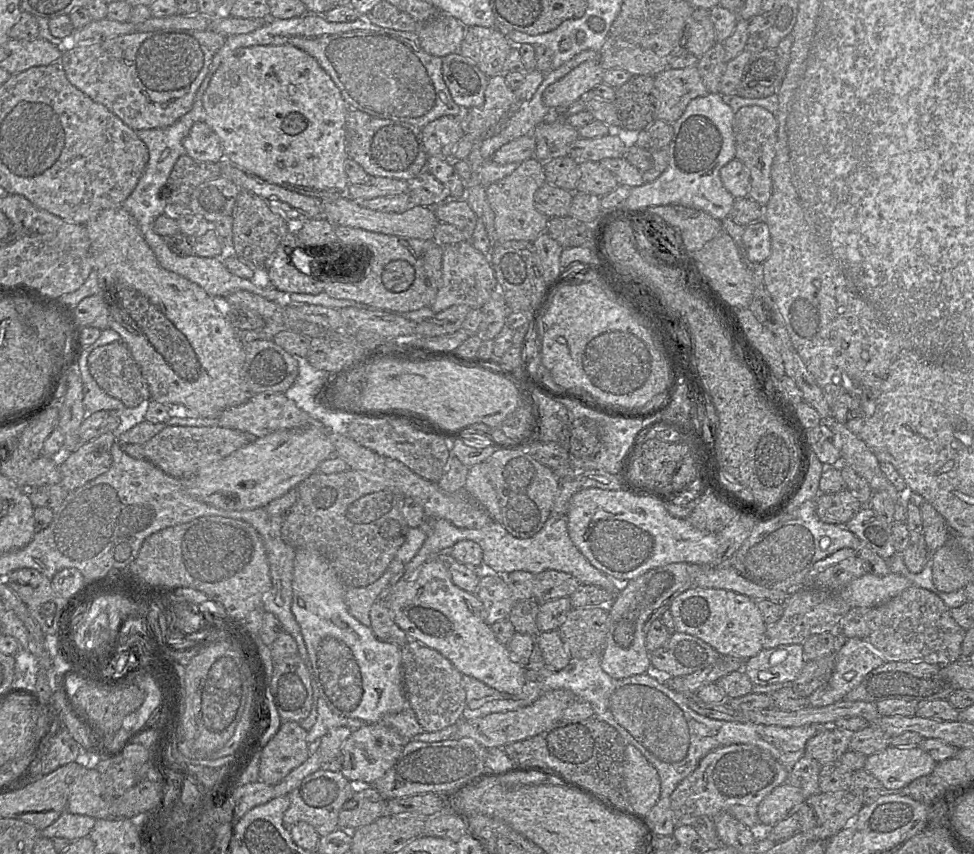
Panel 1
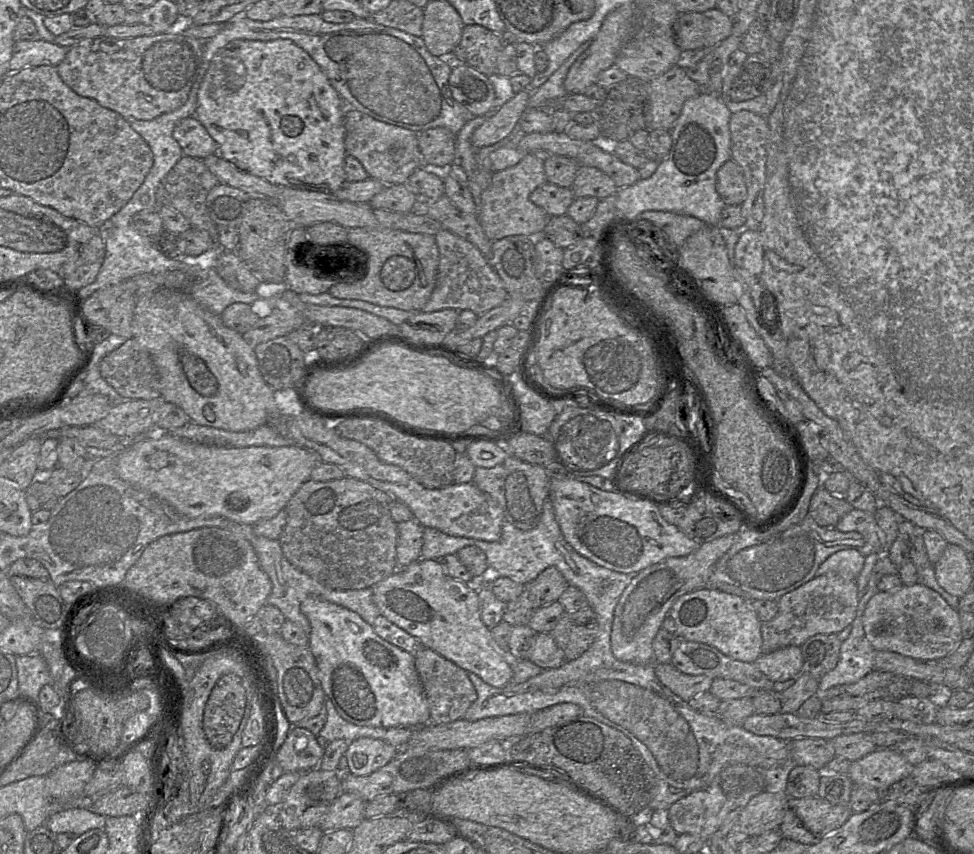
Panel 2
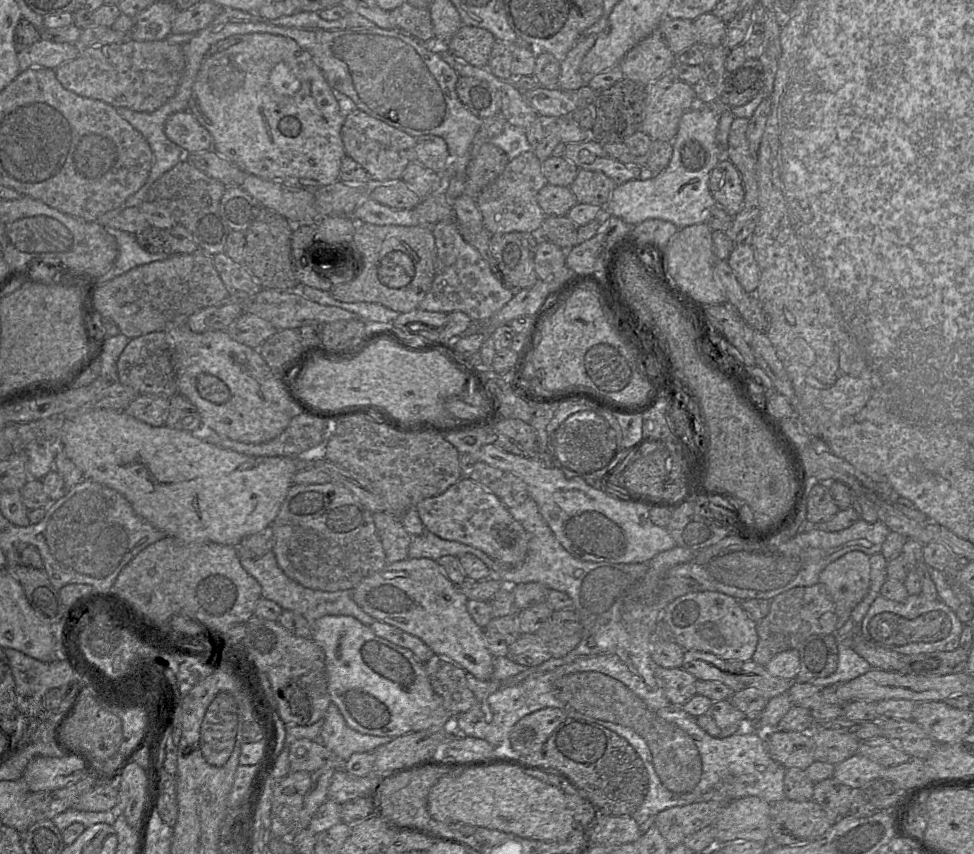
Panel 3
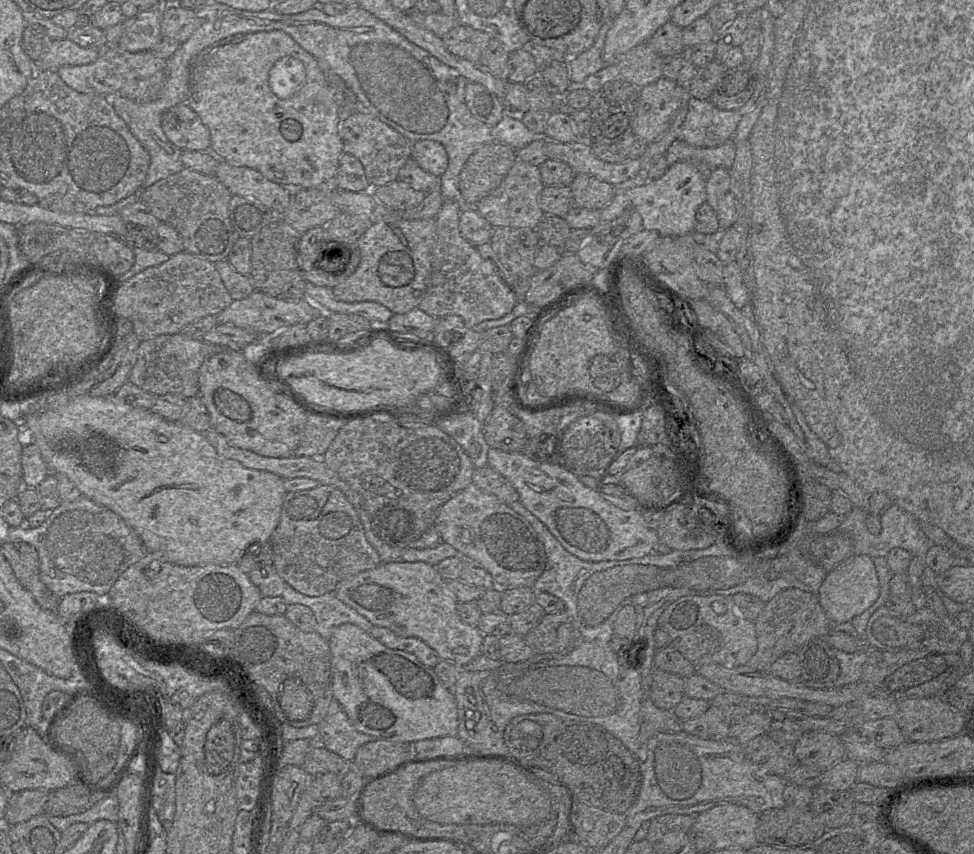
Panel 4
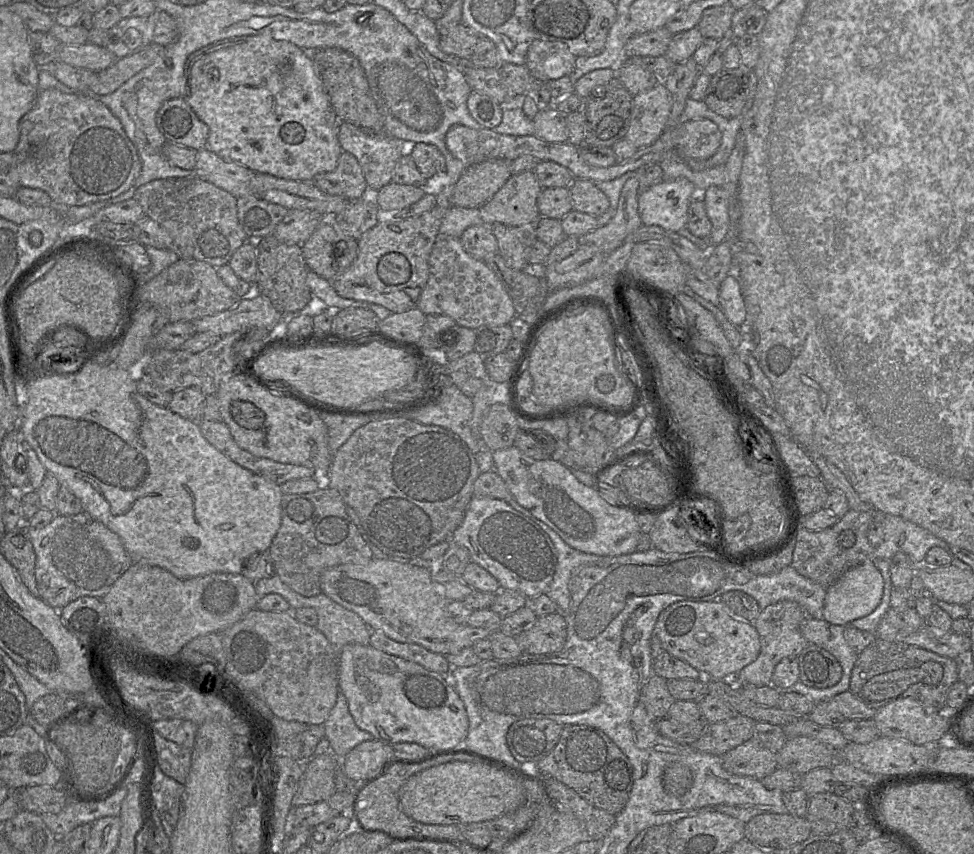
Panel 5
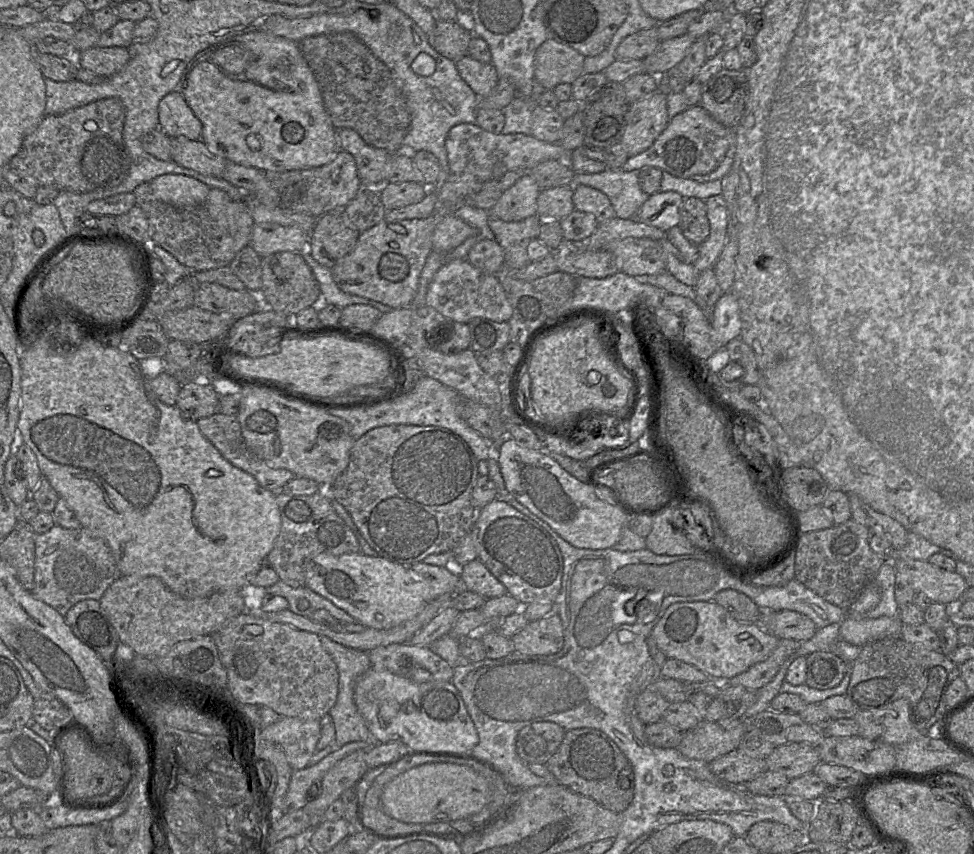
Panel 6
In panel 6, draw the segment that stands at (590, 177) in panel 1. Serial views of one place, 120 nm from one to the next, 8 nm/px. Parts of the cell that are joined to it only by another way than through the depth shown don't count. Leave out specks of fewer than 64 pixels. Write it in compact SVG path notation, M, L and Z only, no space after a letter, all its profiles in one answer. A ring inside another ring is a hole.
M587 185L573 186L573 203L576 210L593 215L599 223L615 217L609 198Z

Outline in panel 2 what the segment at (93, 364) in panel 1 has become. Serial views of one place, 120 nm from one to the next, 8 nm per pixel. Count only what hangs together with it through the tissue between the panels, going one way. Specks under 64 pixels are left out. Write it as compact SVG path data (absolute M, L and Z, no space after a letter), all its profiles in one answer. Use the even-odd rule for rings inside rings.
M129 338L119 348L107 354L100 362L101 376L127 400L161 397L157 368L147 349L135 338Z

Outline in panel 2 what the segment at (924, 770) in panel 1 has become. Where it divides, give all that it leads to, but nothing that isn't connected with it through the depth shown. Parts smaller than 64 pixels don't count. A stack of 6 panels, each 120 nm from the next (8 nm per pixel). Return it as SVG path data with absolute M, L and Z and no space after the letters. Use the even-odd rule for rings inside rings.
M877 748L851 761L848 776L854 784L868 785L885 791L895 782L911 776L914 765L891 748Z

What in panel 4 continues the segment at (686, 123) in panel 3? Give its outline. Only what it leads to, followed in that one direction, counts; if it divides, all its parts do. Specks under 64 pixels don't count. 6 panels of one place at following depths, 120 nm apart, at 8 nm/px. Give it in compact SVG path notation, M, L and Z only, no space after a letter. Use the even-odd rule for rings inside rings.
M676 162L670 165L662 177L649 180L646 184L631 189L618 189L612 201L601 210L601 222L612 221L627 209L634 207L640 214L643 229L652 230L660 236L682 236L695 232L695 214L700 205L706 202L706 176L689 162Z

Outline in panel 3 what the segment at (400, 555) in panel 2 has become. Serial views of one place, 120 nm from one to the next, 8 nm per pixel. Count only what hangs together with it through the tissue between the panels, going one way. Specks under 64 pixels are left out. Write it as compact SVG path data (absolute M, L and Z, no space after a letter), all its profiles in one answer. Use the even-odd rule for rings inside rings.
M384 512L373 513L373 519L387 564L407 559L412 535L405 530L401 519Z

